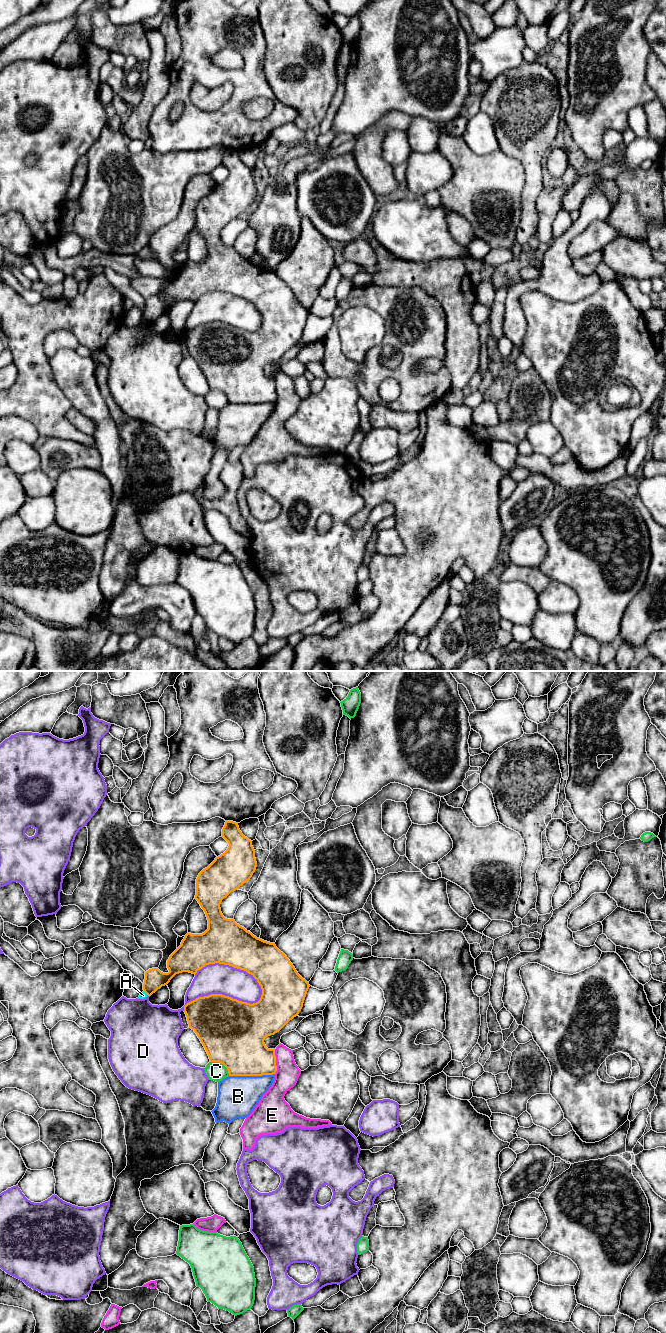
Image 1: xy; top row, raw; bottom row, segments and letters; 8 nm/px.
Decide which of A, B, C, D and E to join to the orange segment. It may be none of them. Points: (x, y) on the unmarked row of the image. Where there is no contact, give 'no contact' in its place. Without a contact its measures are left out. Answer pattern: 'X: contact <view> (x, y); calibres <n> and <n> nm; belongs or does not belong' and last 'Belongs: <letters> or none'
A: contact xy (146, 321); calibres 160 and 50 nm; does not belong
B: contact xy (251, 403); calibres 400 and 320 nm; does not belong
C: contact xy (222, 391); calibres 500 and 150 nm; does not belong
D: contact xy (224, 323); calibres 460 and 240 nm; does not belong
E: contact xy (275, 390); calibres 360 and 190 nm; does not belong
Belongs: none

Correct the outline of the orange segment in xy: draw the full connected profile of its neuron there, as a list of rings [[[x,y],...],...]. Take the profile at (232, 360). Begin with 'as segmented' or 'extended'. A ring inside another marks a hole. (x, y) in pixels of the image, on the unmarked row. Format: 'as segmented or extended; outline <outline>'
as segmented; outline [[[226,149],[222,157],[222,165],[229,172],[227,178],[216,185],[207,196],[203,197],[196,207],[195,227],[206,242],[208,257],[202,262],[187,261],[185,263],[181,273],[167,288],[168,301],[163,301],[158,296],[152,296],[146,299],[143,318],[148,324],[151,324],[162,314],[167,313],[176,302],[182,300],[196,302],[198,298],[206,293],[215,291],[229,293],[251,302],[262,317],[262,323],[258,330],[250,332],[222,322],[211,322],[198,325],[187,331],[184,334],[184,340],[189,356],[197,362],[209,384],[210,390],[223,392],[227,396],[229,404],[273,403],[277,399],[275,377],[268,377],[264,368],[266,365],[279,360],[290,348],[299,342],[310,313],[309,310],[298,302],[293,292],[287,284],[276,275],[275,271],[257,266],[244,255],[237,252],[234,246],[227,247],[223,244],[220,236],[222,228],[250,208],[256,198],[257,190],[252,169],[242,162],[238,151]]]

